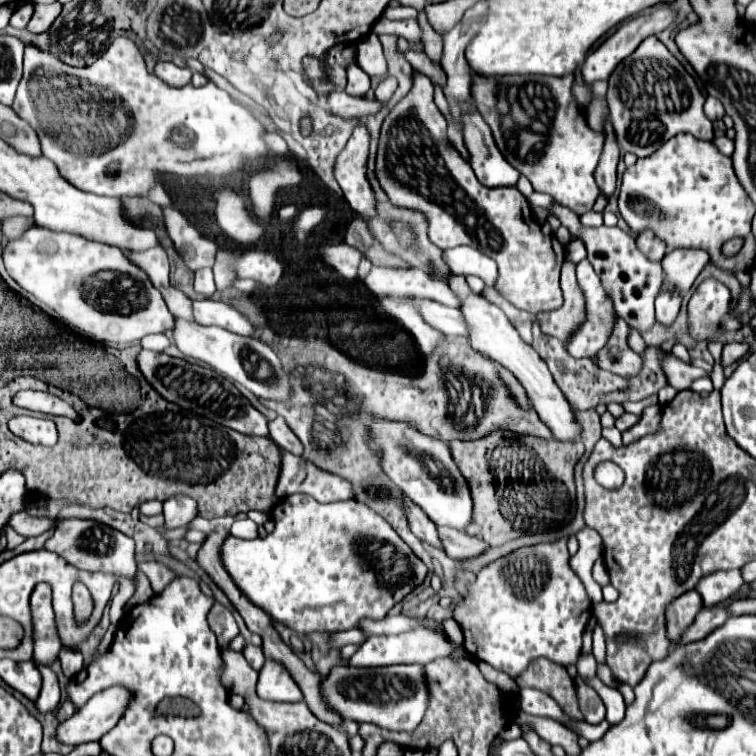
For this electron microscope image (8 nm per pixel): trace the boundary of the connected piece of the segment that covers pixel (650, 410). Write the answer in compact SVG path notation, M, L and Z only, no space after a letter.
M660 404L648 406L648 408L642 412L640 422L634 424L630 430L626 430L626 432L622 434L624 444L632 444L632 442L644 438L646 434L658 432L658 430L660 430L660 416L662 416L662 406L660 406Z

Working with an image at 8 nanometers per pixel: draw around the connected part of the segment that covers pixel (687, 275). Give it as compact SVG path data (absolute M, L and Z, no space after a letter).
M672 250L664 256L662 260L662 272L664 272L664 284L662 284L662 290L664 288L676 288L676 292L686 292L690 290L690 286L694 284L696 276L700 274L700 270L710 262L710 256L706 252L700 252L700 250Z

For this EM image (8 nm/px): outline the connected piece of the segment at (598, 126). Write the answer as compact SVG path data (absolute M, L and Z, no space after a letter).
M598 96L592 98L590 106L588 106L588 112L586 112L586 118L588 118L588 126L596 132L600 130L602 132L602 124L604 124L604 118L608 116L608 106L606 106L606 100L600 100Z

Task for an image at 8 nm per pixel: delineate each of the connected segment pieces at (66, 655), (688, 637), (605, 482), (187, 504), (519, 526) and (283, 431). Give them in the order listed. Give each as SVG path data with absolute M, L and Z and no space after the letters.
M62 648L60 652L60 662L62 662L62 670L64 670L64 676L76 676L80 670L82 670L82 654L78 650L68 650L68 648Z
M704 608L698 612L696 620L688 626L688 632L684 632L684 636L680 636L680 640L676 644L686 644L686 642L696 642L702 640L704 636L708 636L714 628L722 626L726 620L730 618L726 608Z
M610 460L606 462L600 462L596 468L594 468L594 478L600 486L604 488L620 488L622 482L624 482L624 472Z
M174 496L164 502L164 530L190 524L196 518L196 502L190 496Z
M500 430L472 442L452 440L450 454L472 492L474 512L466 532L482 536L488 546L500 546L522 534L546 532L550 526L556 528L552 520L558 518L564 522L568 518L570 522L576 502L574 484L570 480L574 480L574 464L584 454L584 444L580 440L540 440L538 436L520 436Z
M278 416L276 420L272 420L270 424L268 424L268 428L270 428L270 438L280 446L280 448L284 448L284 450L288 450L288 452L292 452L292 454L302 454L302 450L304 450L304 446L302 446L302 442L298 440L298 436L290 430L290 426L286 424L286 420L282 418L282 416Z

